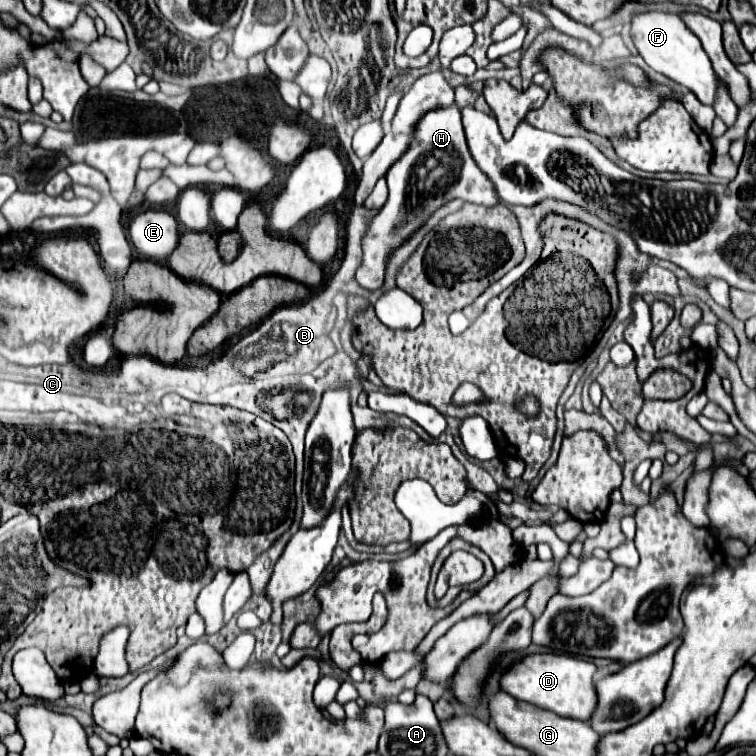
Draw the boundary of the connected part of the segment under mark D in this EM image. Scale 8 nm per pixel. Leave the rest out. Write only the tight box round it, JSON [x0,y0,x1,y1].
[501,654,599,722]

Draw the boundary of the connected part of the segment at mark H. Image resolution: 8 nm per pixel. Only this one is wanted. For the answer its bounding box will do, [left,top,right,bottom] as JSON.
[355,104,499,292]

